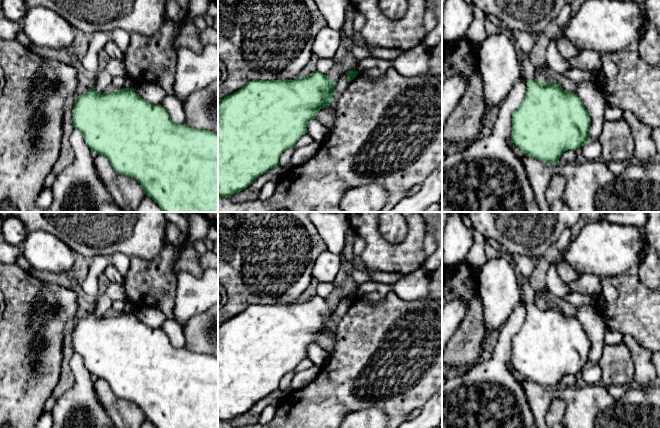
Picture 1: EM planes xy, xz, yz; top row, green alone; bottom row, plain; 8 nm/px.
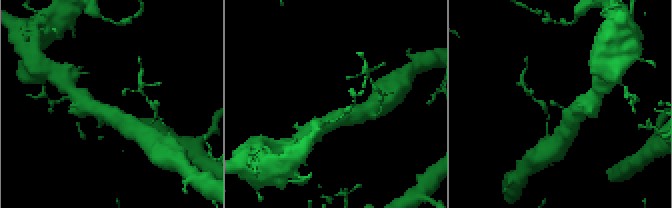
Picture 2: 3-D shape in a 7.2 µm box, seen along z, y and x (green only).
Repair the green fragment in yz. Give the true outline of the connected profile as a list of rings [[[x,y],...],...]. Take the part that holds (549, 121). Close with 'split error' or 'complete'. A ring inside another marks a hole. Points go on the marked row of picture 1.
[[[488,15],[486,18],[495,24],[500,31],[507,32],[510,36],[515,37],[523,52],[523,62],[521,66],[523,75],[527,79],[527,87],[520,106],[512,114],[512,143],[524,153],[543,163],[557,164],[563,152],[568,150],[575,151],[590,140],[589,127],[591,124],[591,118],[582,100],[576,93],[567,92],[555,82],[548,81],[543,83],[536,79],[537,67],[531,64],[529,54],[541,33],[527,33],[510,28],[505,19],[494,15]]]; split error

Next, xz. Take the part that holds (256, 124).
[[[315,71],[306,78],[295,78],[294,80],[252,80],[238,91],[220,100],[218,103],[218,197],[231,197],[235,193],[246,189],[258,177],[276,167],[283,152],[294,147],[300,137],[308,133],[308,123],[310,120],[316,119],[317,111],[330,106],[336,85],[337,81],[332,82],[329,80],[328,75]]]; complete

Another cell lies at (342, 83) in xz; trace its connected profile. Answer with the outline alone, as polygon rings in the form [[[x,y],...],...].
[[[342,70],[339,76],[339,79],[337,80],[337,85],[333,92],[333,100],[330,104],[331,109],[333,110],[334,104],[337,101],[337,99],[346,91],[349,82],[347,80],[346,70]]]

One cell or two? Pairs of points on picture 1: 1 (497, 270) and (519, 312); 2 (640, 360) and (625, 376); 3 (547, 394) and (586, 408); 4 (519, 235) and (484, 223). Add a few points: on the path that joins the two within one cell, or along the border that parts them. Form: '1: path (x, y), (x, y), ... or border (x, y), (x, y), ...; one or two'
1: border (522, 298), (503, 324); two
2: border (625, 346), (631, 357), (632, 378), (634, 380); two
3: path (557, 393), (566, 393), (576, 398); one
4: path (510, 226), (507, 223), (493, 223); one

